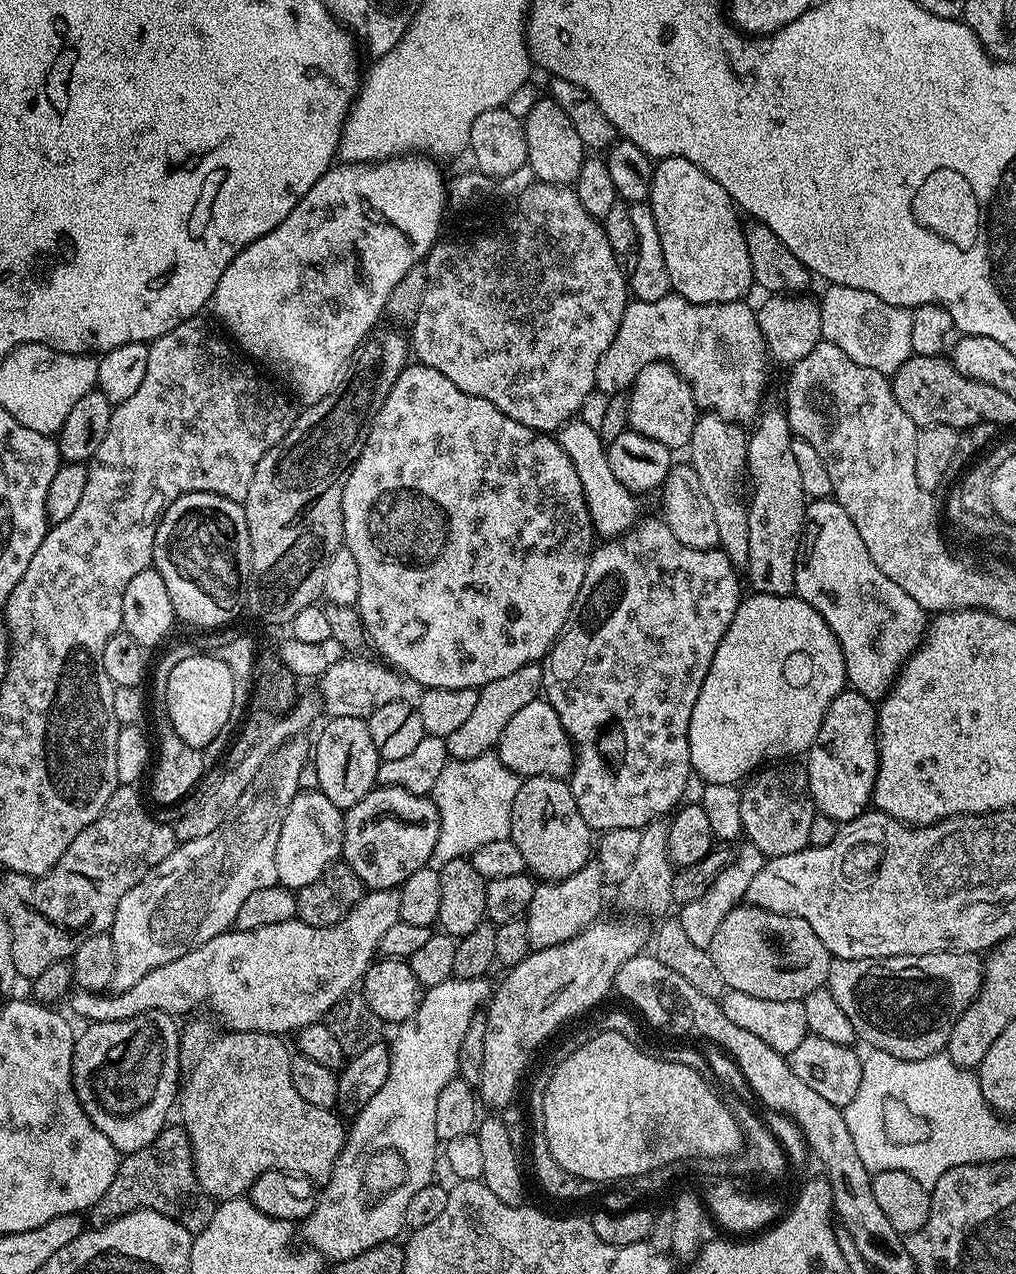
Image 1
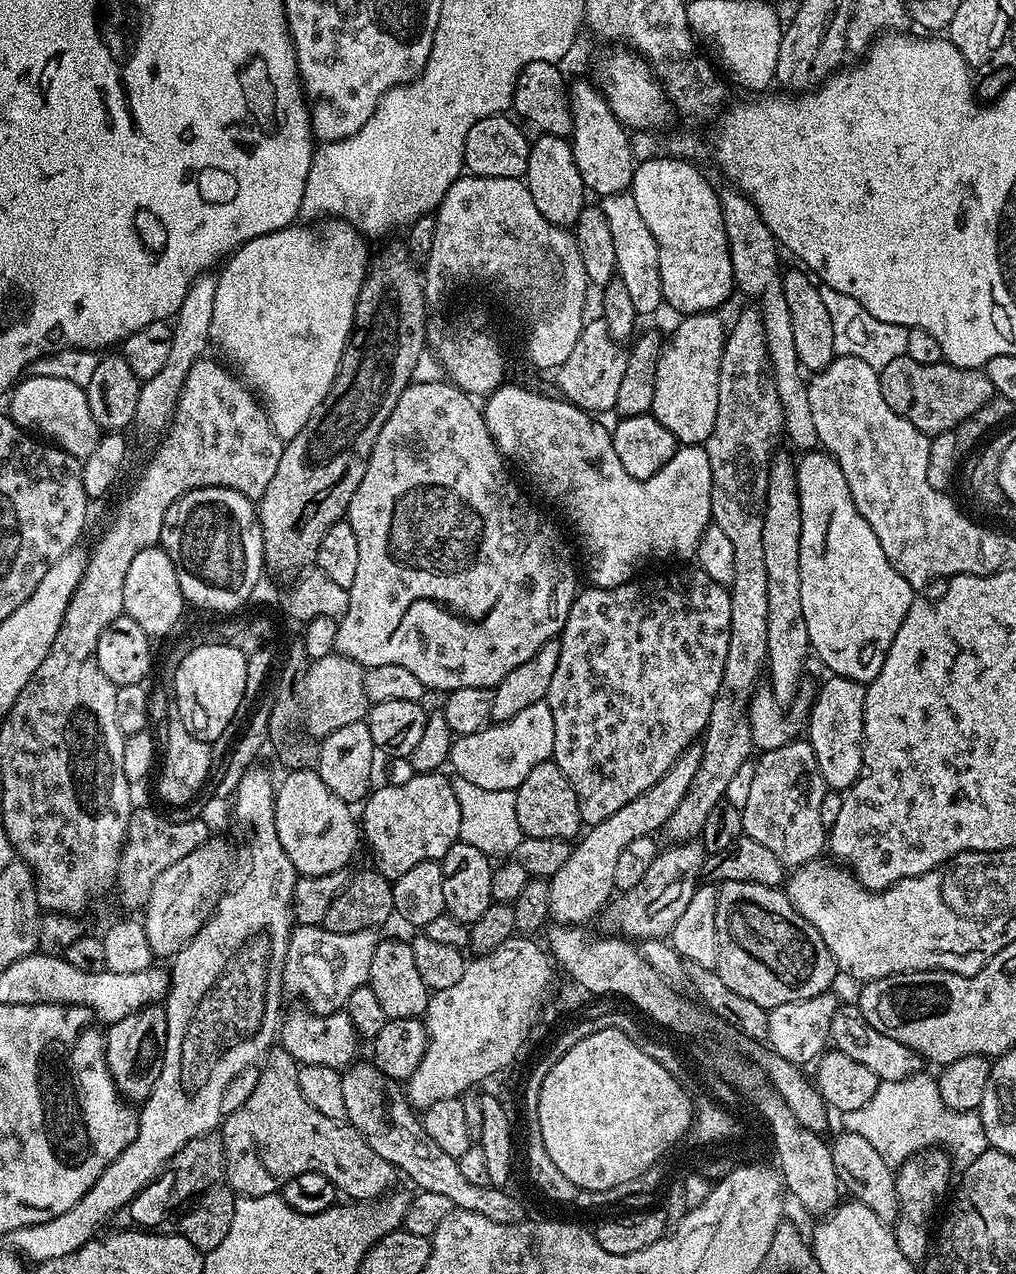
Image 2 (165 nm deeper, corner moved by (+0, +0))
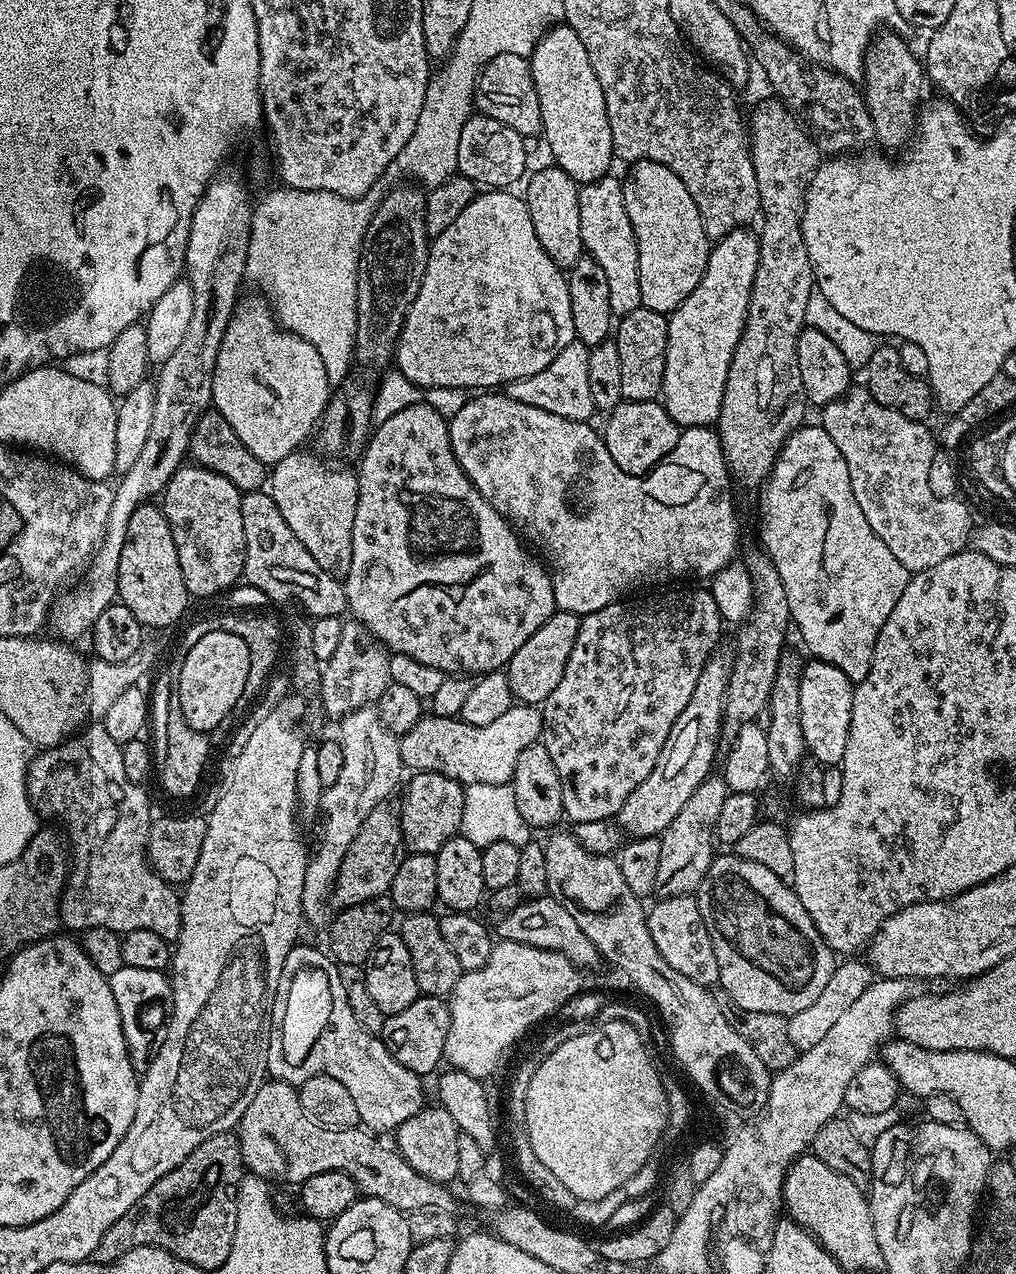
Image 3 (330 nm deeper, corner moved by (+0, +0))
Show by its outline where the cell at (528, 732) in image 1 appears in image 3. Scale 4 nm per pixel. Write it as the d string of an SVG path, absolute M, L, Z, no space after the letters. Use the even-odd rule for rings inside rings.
M517 703L502 718L490 722L490 726L470 726L465 720L450 717L425 715L405 736L399 737L400 763L405 769L412 768L416 772L440 772L452 780L459 780L461 785L474 783L508 784L514 774L514 766L518 766L518 754L526 750L526 746L537 743L544 730L544 713L539 707L531 704Z

